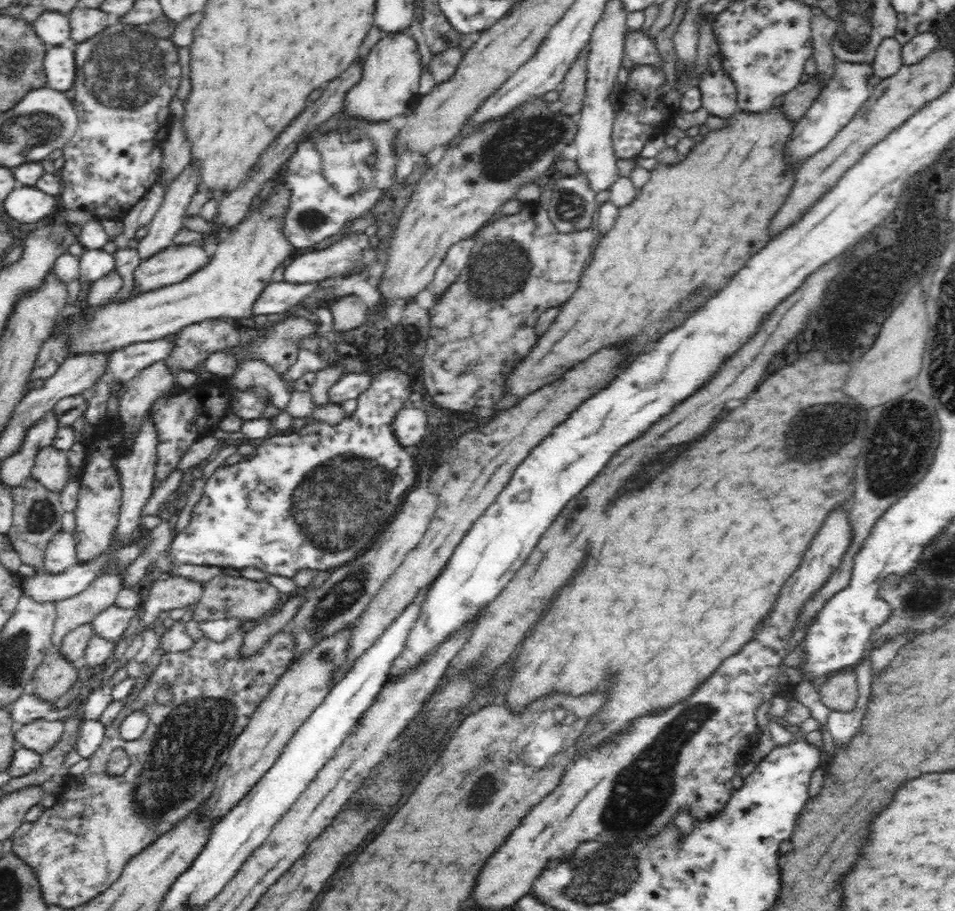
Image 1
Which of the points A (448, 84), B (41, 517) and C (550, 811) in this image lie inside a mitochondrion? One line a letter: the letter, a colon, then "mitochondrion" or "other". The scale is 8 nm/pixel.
A: other
B: mitochondrion
C: other

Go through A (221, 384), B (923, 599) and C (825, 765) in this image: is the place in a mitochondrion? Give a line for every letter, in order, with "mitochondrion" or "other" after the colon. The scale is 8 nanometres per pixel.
A: other
B: mitochondrion
C: other

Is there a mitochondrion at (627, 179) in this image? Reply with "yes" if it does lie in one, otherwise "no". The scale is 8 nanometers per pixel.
no

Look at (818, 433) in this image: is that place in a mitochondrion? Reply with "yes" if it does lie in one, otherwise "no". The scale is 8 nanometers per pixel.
yes

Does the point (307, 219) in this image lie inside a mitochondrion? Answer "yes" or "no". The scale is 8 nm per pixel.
yes

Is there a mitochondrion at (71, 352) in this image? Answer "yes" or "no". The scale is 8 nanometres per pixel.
no

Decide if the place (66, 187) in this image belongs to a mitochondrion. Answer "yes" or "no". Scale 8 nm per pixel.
no

